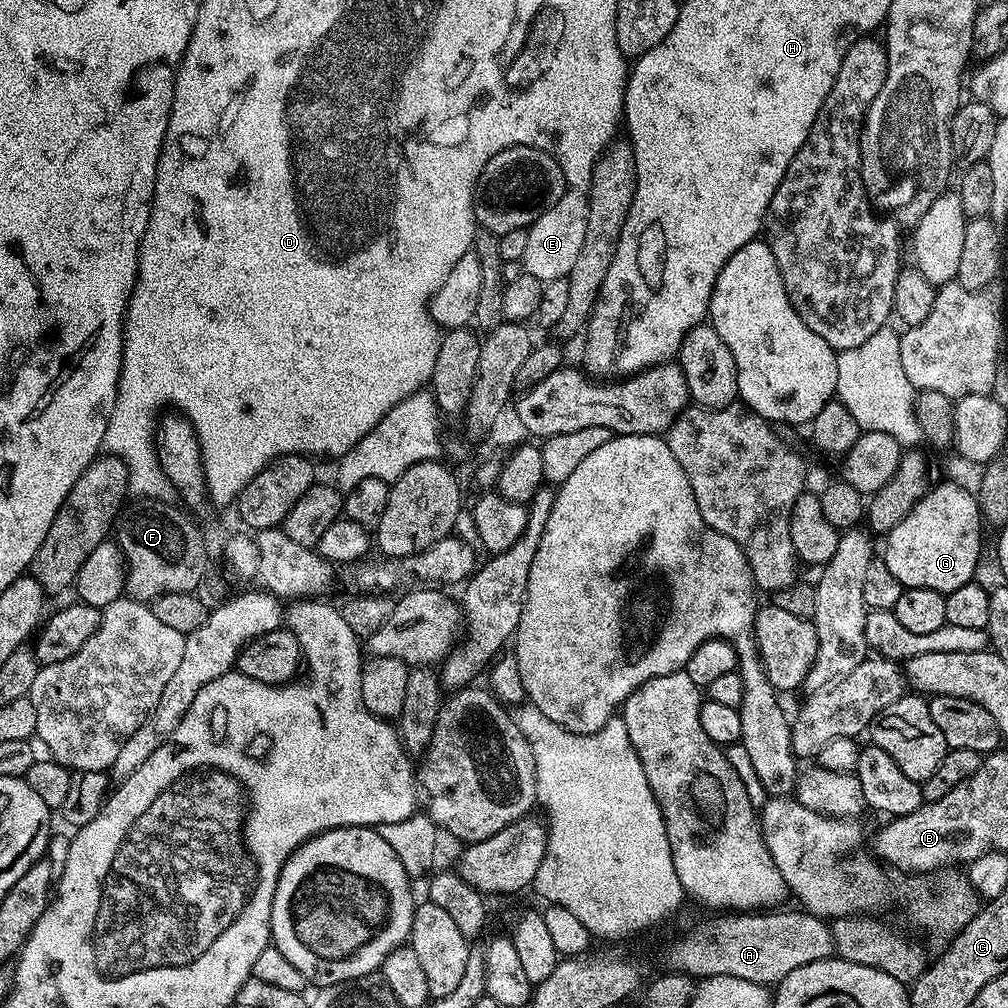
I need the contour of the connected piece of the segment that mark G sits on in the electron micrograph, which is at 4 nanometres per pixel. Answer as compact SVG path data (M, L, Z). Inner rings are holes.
M947 482L929 487L924 497L916 503L894 526L894 530L886 533L888 540L884 544L882 559L886 566L890 566L890 574L898 578L898 582L905 588L925 588L926 590L938 590L945 594L958 590L958 586L966 586L973 583L976 572L976 563L980 560L980 524L982 525L982 509L979 499L973 493L962 490L962 486L954 486Z

